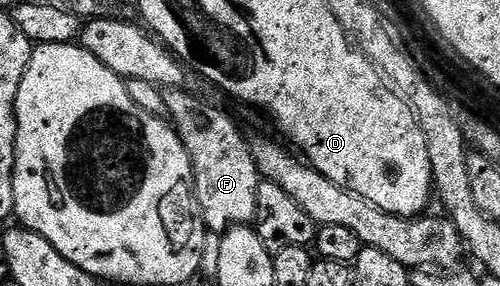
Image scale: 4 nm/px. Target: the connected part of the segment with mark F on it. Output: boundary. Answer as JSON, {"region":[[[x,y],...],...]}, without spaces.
{"region":[[[167,86],[161,90],[166,102],[168,117],[176,134],[182,139],[186,151],[190,155],[192,164],[192,188],[196,194],[196,208],[201,222],[204,221],[216,232],[216,235],[234,228],[235,225],[248,225],[255,222],[254,195],[256,188],[262,180],[260,172],[256,170],[256,164],[252,159],[252,150],[249,142],[244,142],[235,123],[220,109],[207,105],[204,101],[186,92],[181,86]]]}

